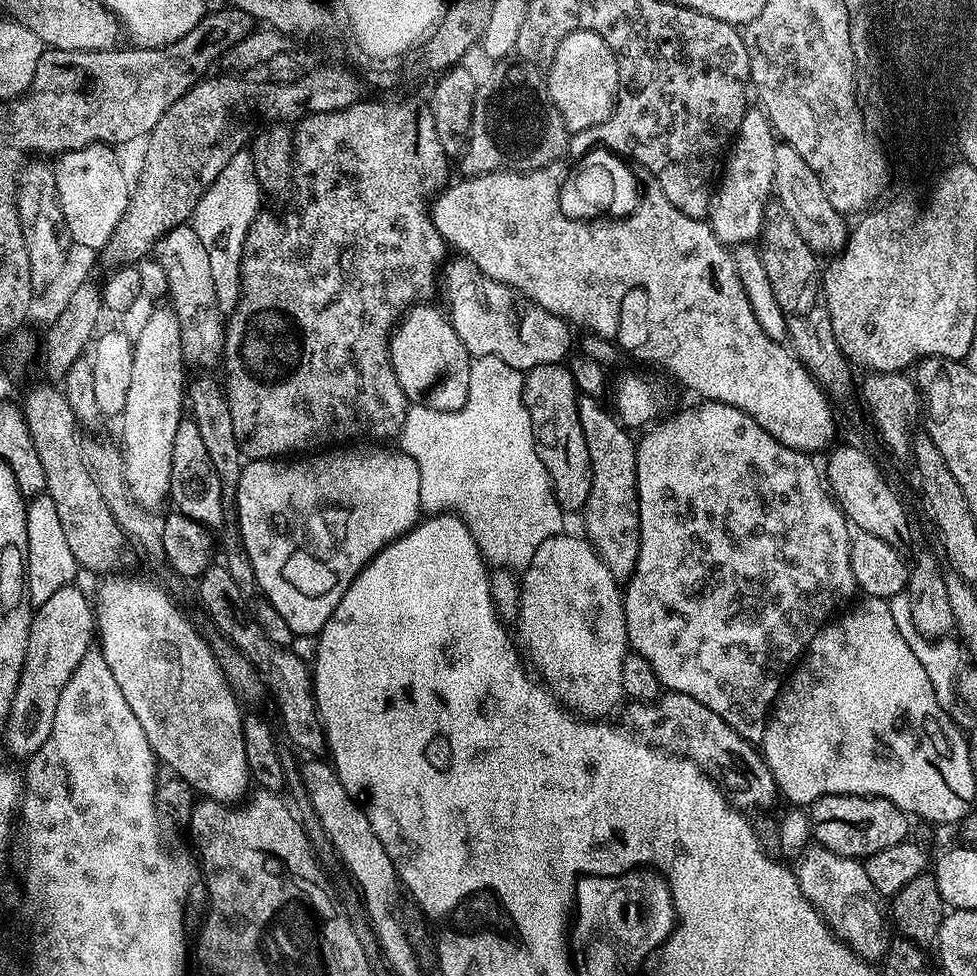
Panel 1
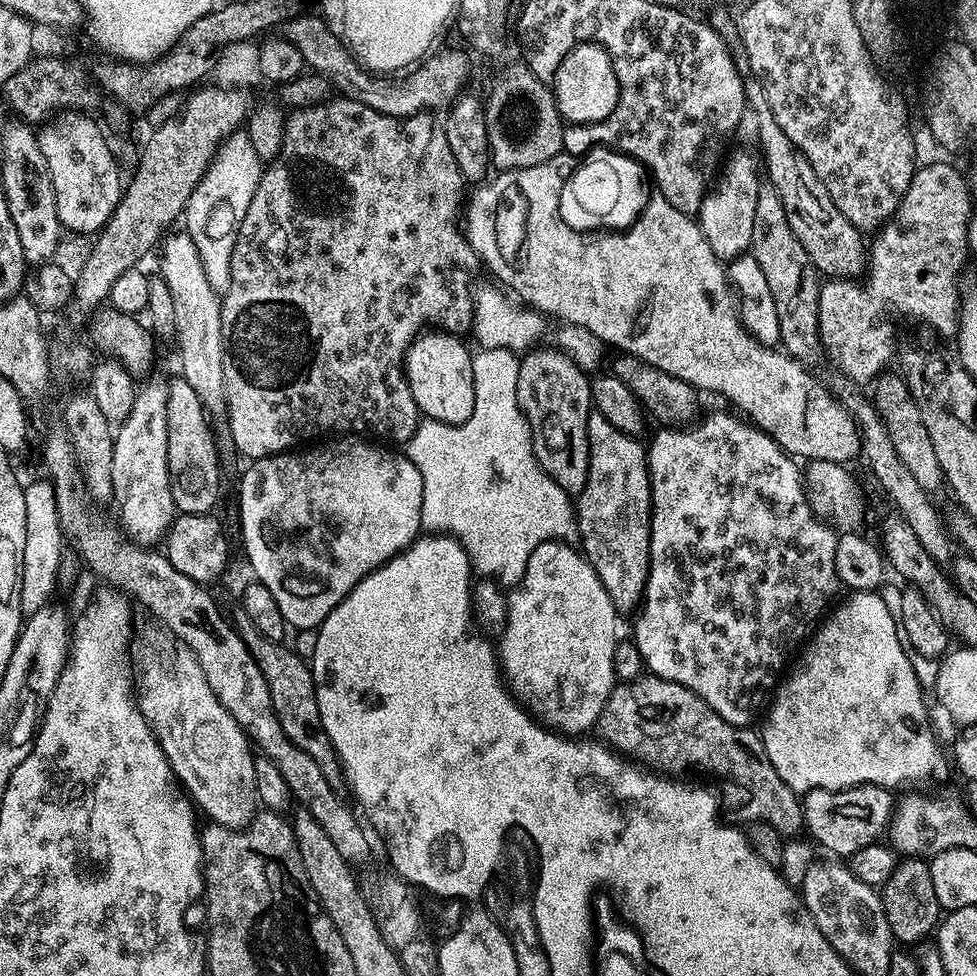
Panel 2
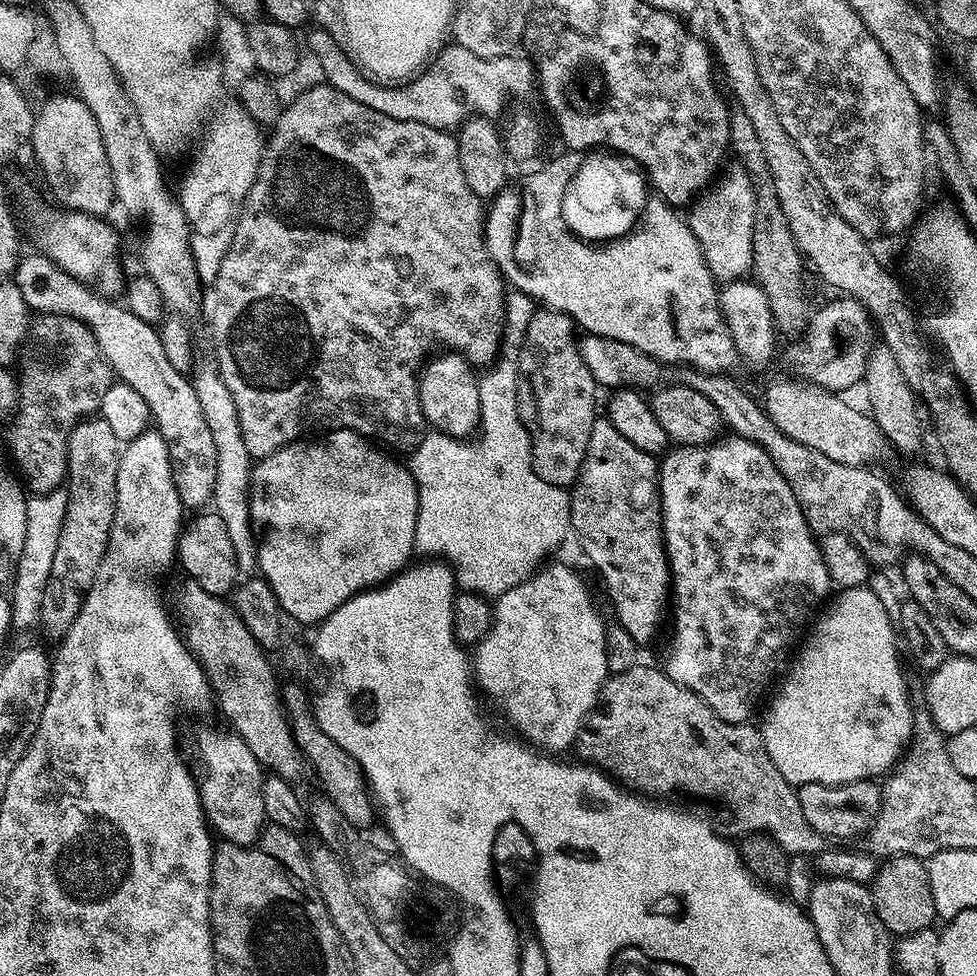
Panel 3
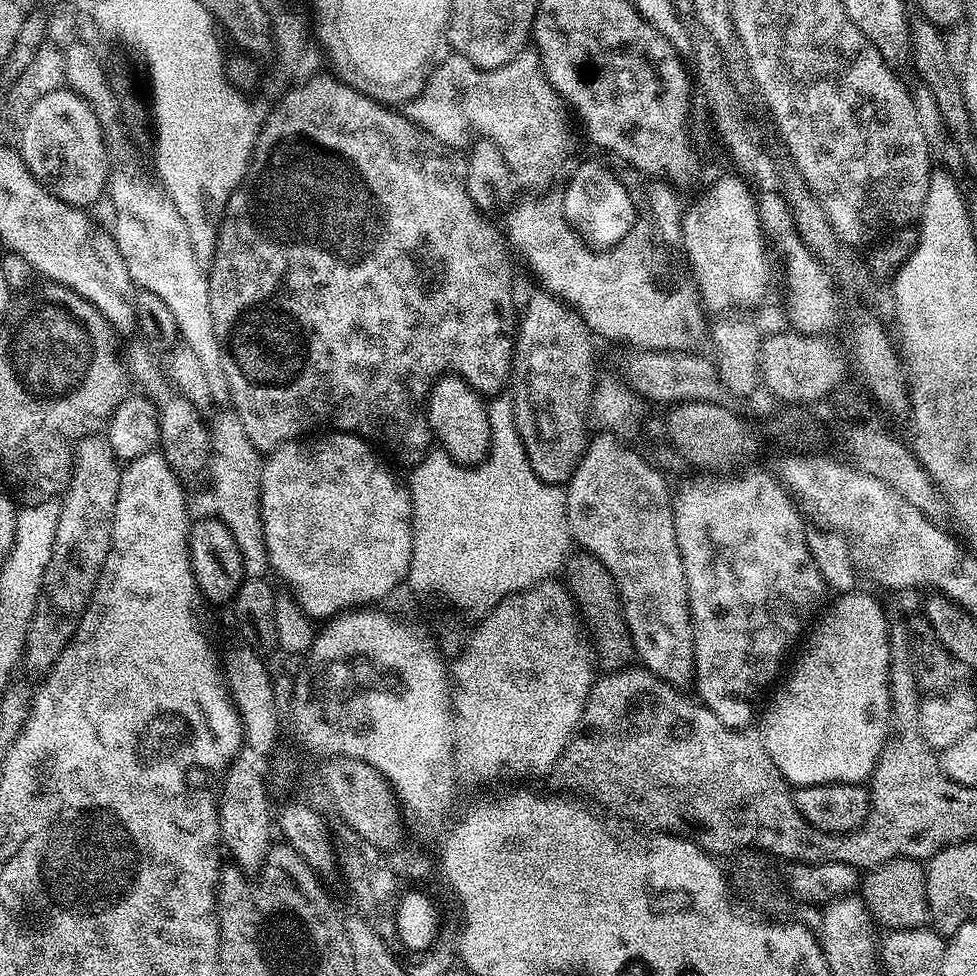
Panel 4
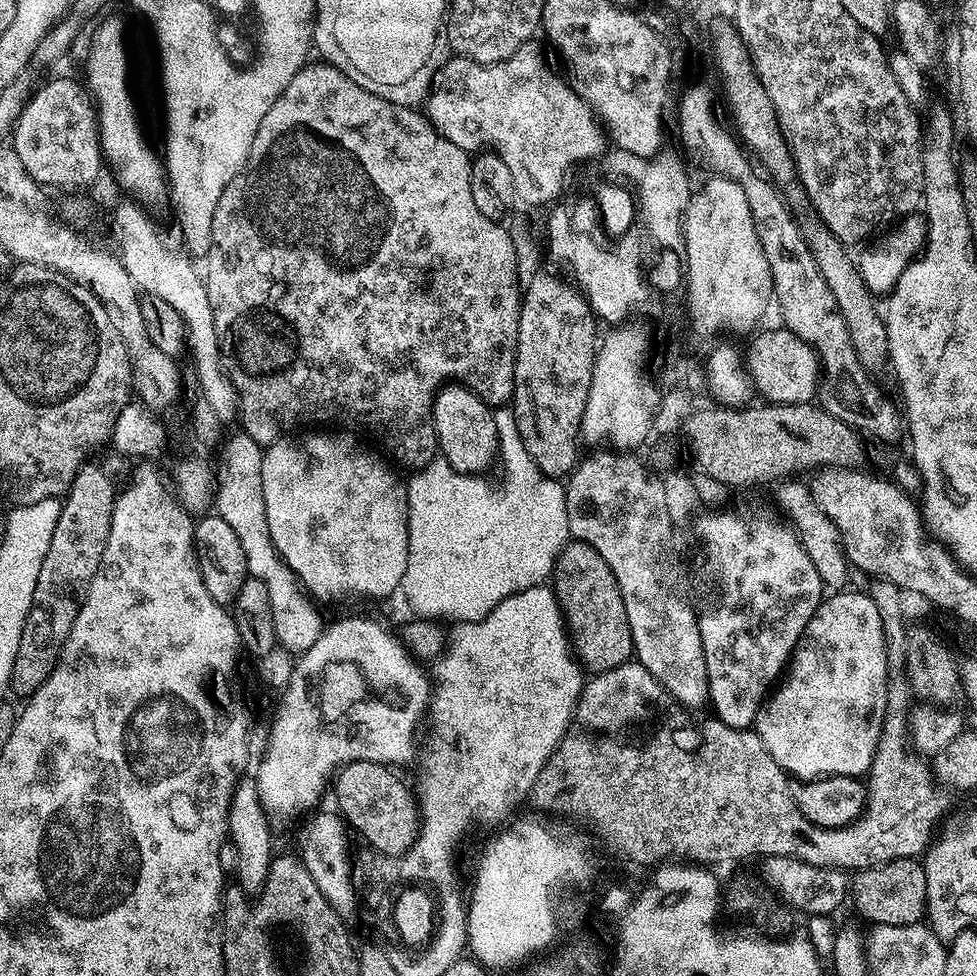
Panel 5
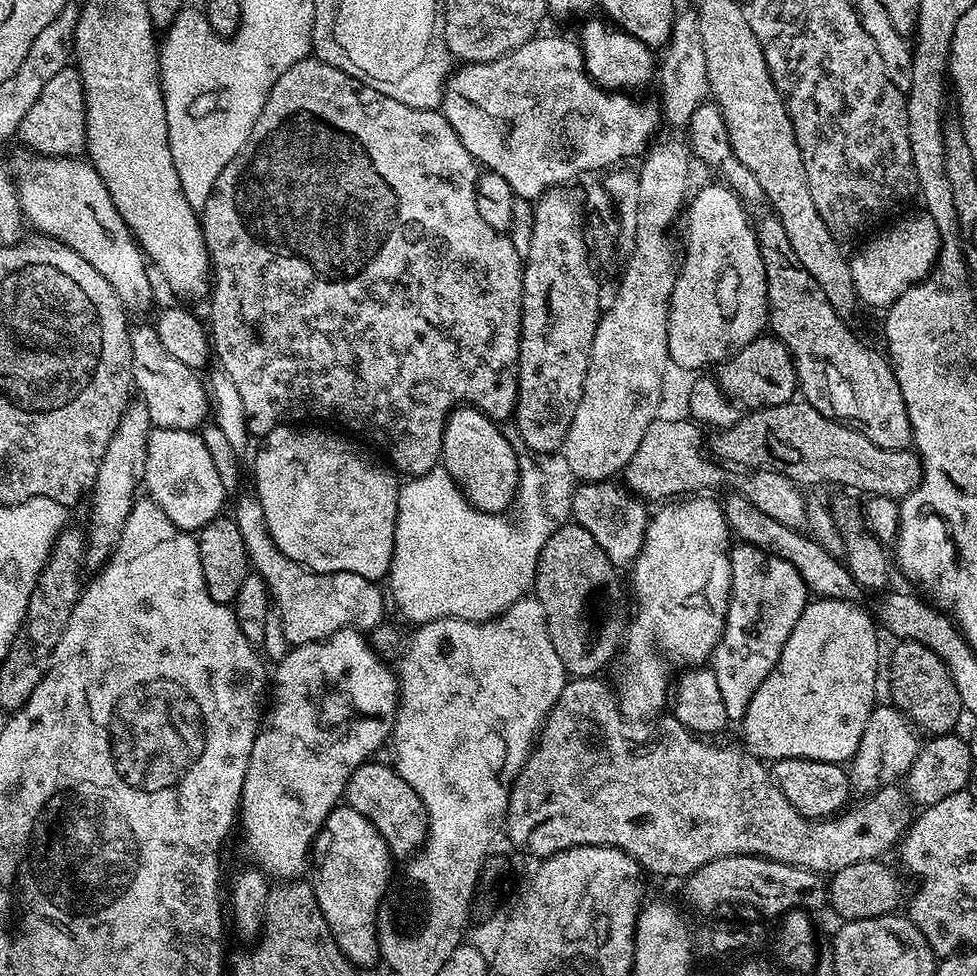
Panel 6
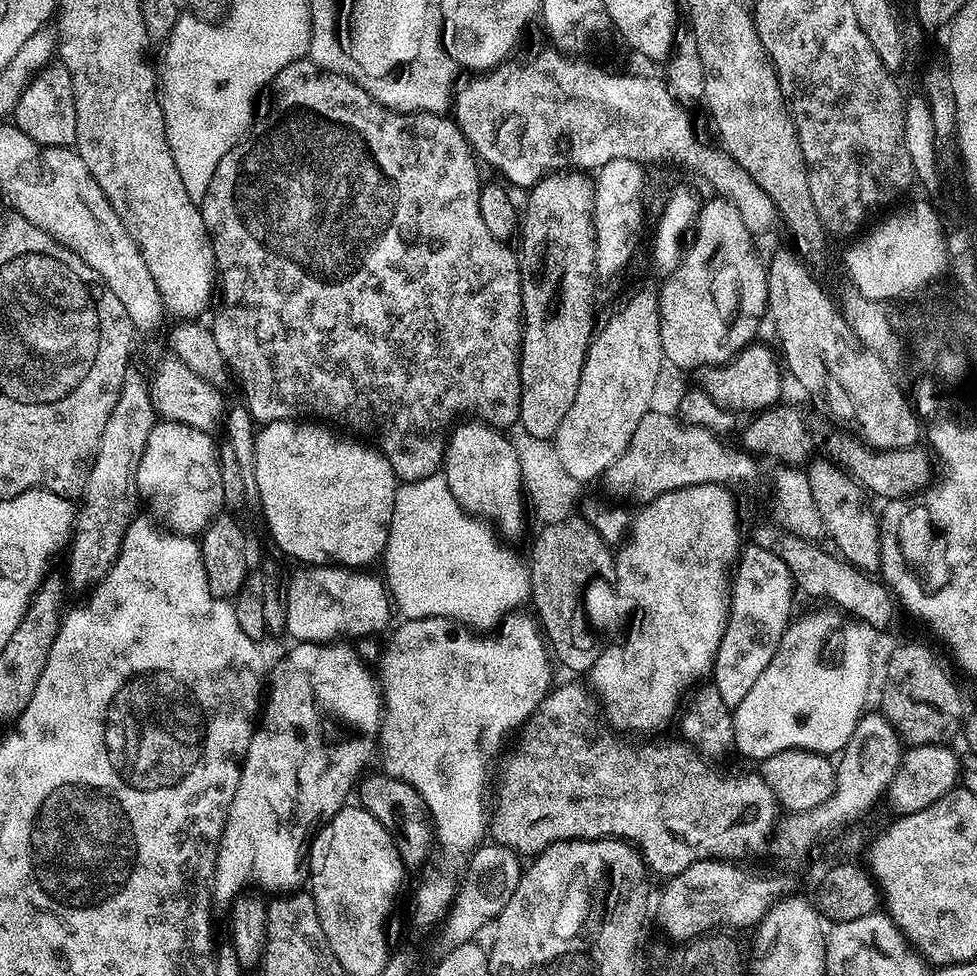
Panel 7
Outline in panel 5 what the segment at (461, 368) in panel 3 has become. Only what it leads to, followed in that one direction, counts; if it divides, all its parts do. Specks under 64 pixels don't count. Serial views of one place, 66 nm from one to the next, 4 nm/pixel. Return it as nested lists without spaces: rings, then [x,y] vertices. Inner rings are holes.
[[[463,386],[441,388],[436,393],[432,419],[436,422],[439,451],[453,470],[465,474],[484,474],[492,463],[497,463],[500,439],[496,433],[496,417],[493,409],[470,389]]]

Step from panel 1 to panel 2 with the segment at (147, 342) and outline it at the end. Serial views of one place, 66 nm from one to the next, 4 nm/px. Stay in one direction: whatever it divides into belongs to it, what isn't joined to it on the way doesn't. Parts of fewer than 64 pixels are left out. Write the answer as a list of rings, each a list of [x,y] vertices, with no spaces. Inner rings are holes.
[[[164,380],[140,384],[130,414],[115,429],[112,442],[112,500],[120,511],[118,524],[128,539],[141,546],[159,545],[178,515],[167,468],[167,408],[168,384]]]

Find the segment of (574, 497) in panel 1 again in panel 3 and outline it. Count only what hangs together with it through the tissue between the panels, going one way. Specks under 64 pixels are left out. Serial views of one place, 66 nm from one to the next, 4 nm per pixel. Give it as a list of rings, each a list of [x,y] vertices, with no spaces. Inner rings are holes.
[[[536,311],[540,312],[529,318],[516,356],[516,405],[532,443],[534,470],[546,483],[567,489],[575,484],[576,475],[580,473],[590,430],[598,418],[598,385],[580,353],[577,325],[561,312]]]

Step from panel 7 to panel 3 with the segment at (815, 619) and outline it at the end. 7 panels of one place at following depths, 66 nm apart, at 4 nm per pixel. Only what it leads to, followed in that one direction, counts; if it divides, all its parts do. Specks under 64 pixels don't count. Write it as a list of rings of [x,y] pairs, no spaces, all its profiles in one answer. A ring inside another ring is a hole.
[[[866,586],[863,588],[846,588],[839,593],[840,597],[836,601],[833,599],[827,605],[828,613],[817,619],[811,625],[807,633],[808,641],[804,645],[799,645],[800,653],[796,656],[796,661],[788,668],[788,673],[784,676],[784,681],[780,684],[780,689],[776,693],[771,693],[772,701],[768,704],[768,709],[764,712],[764,721],[758,724],[760,736],[764,739],[766,754],[770,754],[770,762],[778,766],[778,774],[786,778],[786,782],[793,786],[802,784],[849,784],[855,780],[870,780],[883,777],[891,773],[895,763],[904,755],[909,744],[912,743],[912,721],[914,719],[914,707],[912,700],[908,697],[908,684],[904,681],[904,672],[900,669],[900,660],[896,657],[896,644],[898,648],[898,632],[894,627],[894,620],[888,617],[889,605],[874,590]]]

